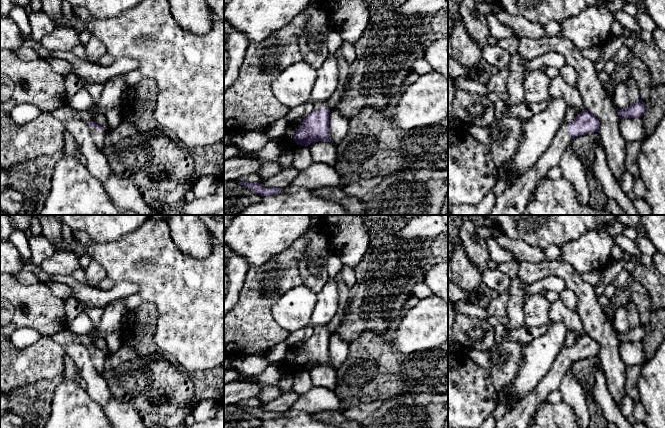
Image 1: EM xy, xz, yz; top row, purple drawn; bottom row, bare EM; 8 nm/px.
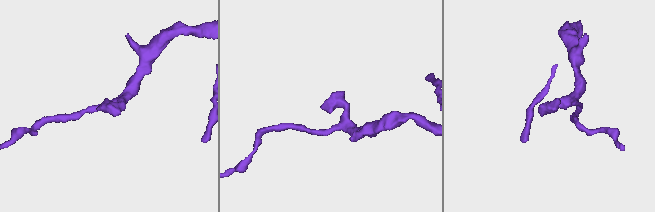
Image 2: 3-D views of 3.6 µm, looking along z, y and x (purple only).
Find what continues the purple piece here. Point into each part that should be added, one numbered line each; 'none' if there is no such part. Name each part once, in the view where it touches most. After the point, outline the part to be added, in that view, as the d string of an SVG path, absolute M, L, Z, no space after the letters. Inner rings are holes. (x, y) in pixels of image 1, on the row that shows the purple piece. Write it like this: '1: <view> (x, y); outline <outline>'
1: xy (98, 136); outline M93 125L90 128L90 133L91 133L92 139L95 143L96 147L100 151L102 151L102 148L104 147L104 140L107 135L107 131L106 130L104 130L104 131L97 130L95 125Z

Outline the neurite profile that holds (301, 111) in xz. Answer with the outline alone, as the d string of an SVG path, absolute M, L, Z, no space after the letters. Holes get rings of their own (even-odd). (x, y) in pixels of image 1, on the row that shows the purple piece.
M307 102L289 109L285 118L287 119L288 122L298 118L304 118L308 114L310 114L313 110L314 110L313 104L310 102Z

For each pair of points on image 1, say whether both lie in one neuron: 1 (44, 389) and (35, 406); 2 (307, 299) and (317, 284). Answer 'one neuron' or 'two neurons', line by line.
1: one neuron
2: two neurons

